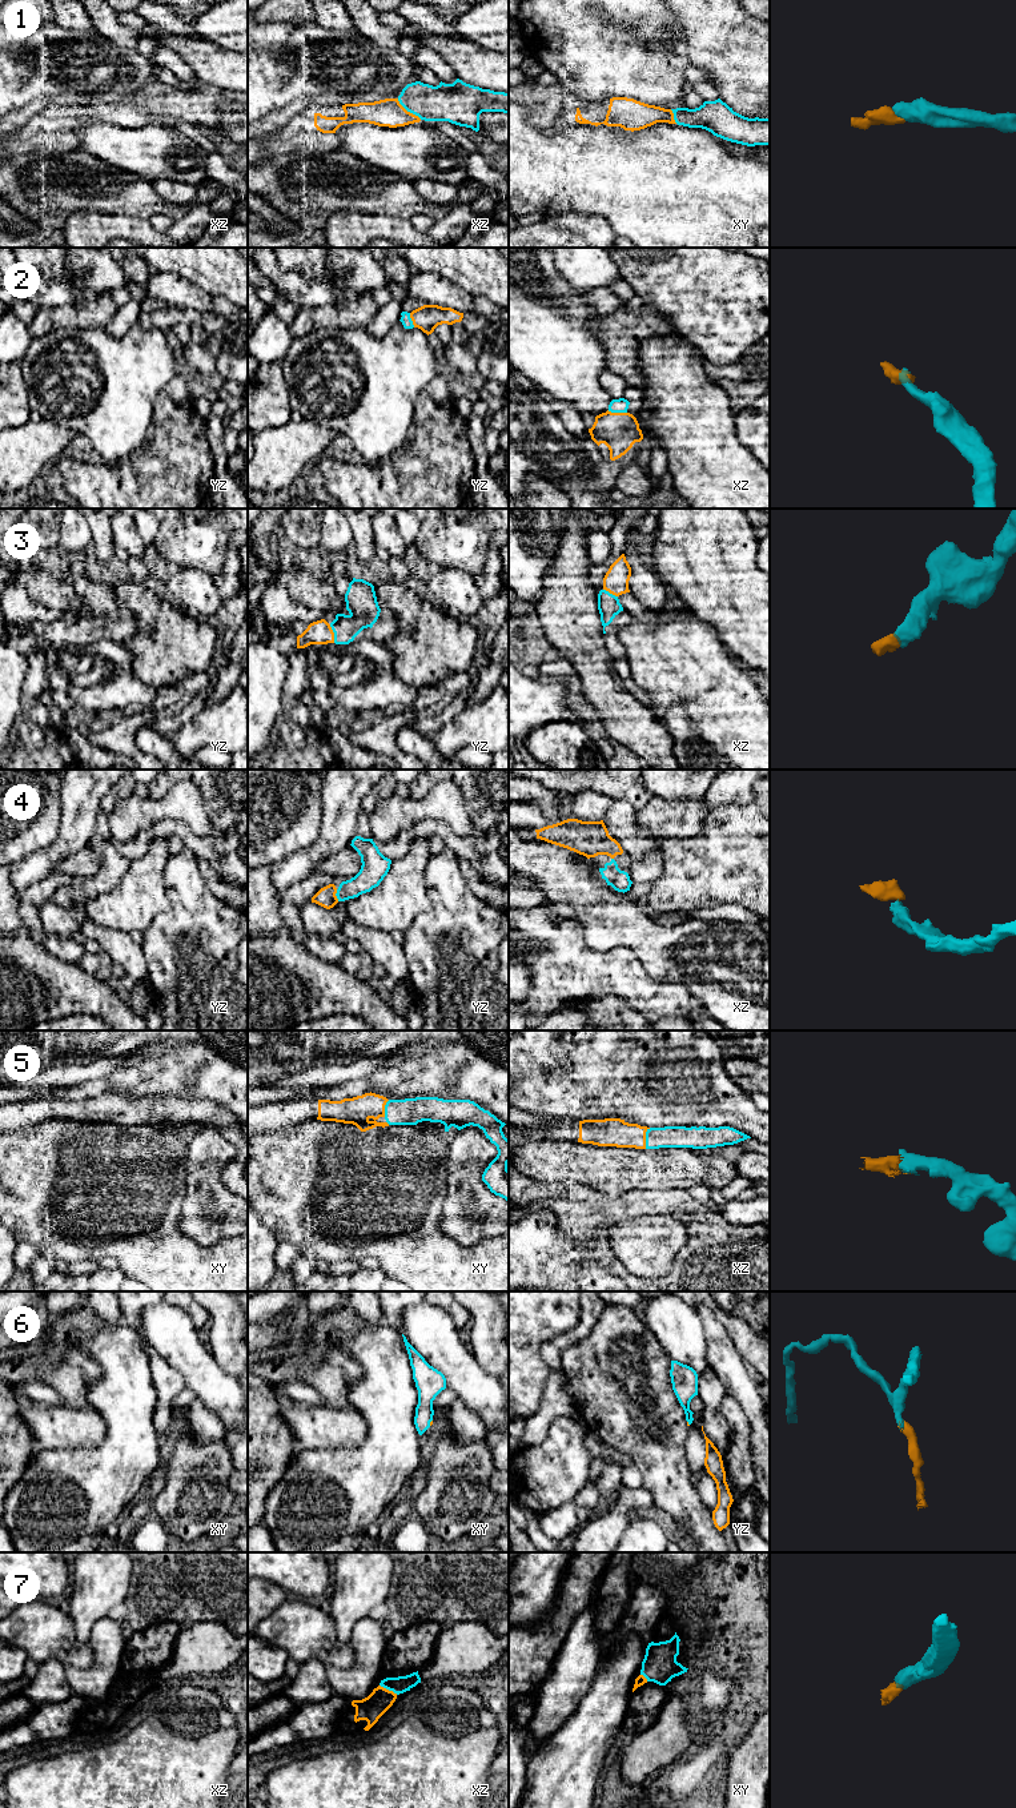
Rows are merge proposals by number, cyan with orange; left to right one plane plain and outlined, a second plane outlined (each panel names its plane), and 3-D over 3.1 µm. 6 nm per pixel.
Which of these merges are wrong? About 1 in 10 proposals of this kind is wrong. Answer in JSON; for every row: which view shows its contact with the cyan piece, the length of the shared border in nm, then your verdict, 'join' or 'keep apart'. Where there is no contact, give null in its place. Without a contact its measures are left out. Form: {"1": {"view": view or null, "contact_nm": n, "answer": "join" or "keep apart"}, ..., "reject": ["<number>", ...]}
{"1": {"view": "xz", "contact_nm": 200, "answer": "join"}, "2": {"view": "xz", "contact_nm": 120, "answer": "join"}, "3": {"view": "yz", "contact_nm": 120, "answer": "join"}, "4": {"view": "yz", "contact_nm": 70, "answer": "join"}, "5": {"view": "xz", "contact_nm": 130, "answer": "join"}, "6": {"view": "xy", "contact_nm": 40, "answer": "join"}, "7": {"view": "xz", "contact_nm": 130, "answer": "join"}, "reject": []}

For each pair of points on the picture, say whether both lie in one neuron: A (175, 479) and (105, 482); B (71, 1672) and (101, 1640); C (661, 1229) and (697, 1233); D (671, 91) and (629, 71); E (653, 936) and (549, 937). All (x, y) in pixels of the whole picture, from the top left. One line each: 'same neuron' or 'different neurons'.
A: same neuron
B: same neuron
C: different neurons
D: same neuron
E: different neurons

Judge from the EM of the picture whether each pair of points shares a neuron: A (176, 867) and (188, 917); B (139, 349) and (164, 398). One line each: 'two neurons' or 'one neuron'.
A: one neuron
B: two neurons

